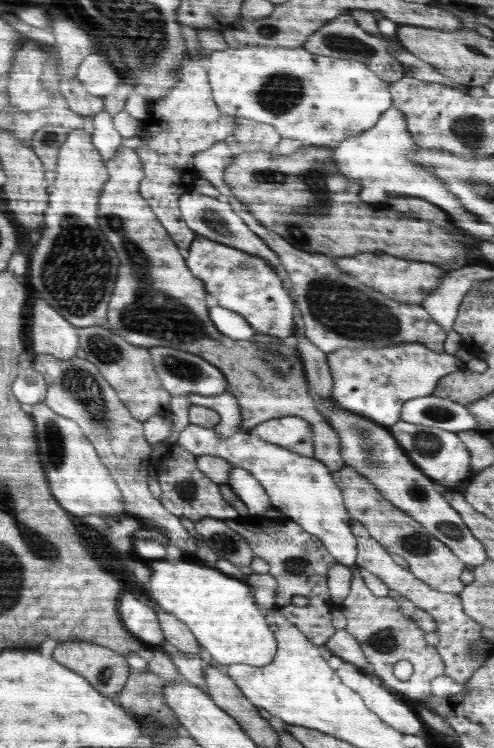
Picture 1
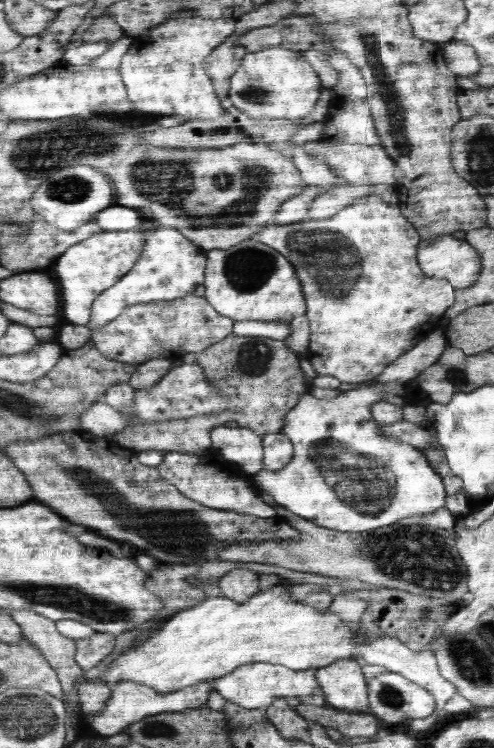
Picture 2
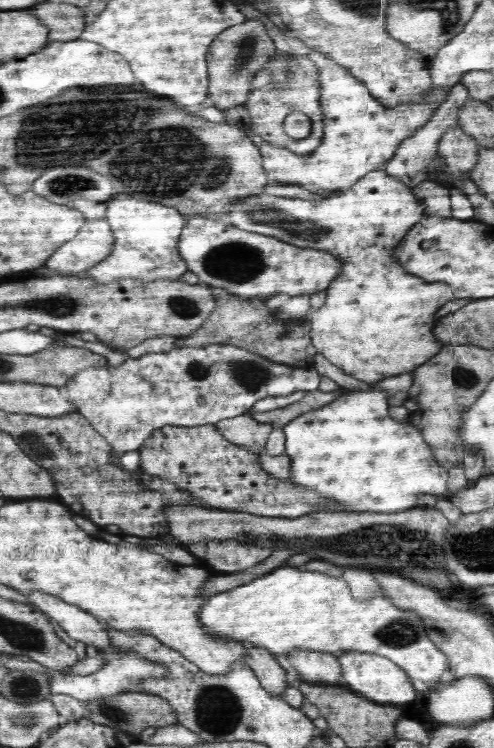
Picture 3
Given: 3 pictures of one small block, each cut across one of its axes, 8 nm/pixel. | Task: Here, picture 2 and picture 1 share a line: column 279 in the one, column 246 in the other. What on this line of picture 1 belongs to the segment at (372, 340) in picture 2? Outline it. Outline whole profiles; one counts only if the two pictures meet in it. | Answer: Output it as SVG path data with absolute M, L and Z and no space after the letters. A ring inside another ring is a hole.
M198 192L180 195L178 204L182 220L184 220L190 230L196 232L197 236L200 234L200 237L207 238L208 240L216 240L219 244L243 250L243 252L251 256L258 256L266 260L274 270L276 265L279 264L276 254L254 232L250 232L246 228L246 224L242 222L242 218L236 212L230 212L230 204L218 202L216 198L210 198L210 196L202 196Z

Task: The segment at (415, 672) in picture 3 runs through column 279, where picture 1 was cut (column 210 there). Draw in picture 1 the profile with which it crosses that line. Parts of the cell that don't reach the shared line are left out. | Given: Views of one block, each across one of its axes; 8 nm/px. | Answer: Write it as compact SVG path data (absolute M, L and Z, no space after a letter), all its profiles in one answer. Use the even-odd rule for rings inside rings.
M154 562L152 580L146 584L149 596L163 611L176 615L210 652L217 664L247 664L262 667L276 656L278 639L260 612L246 582L228 576L201 562Z

